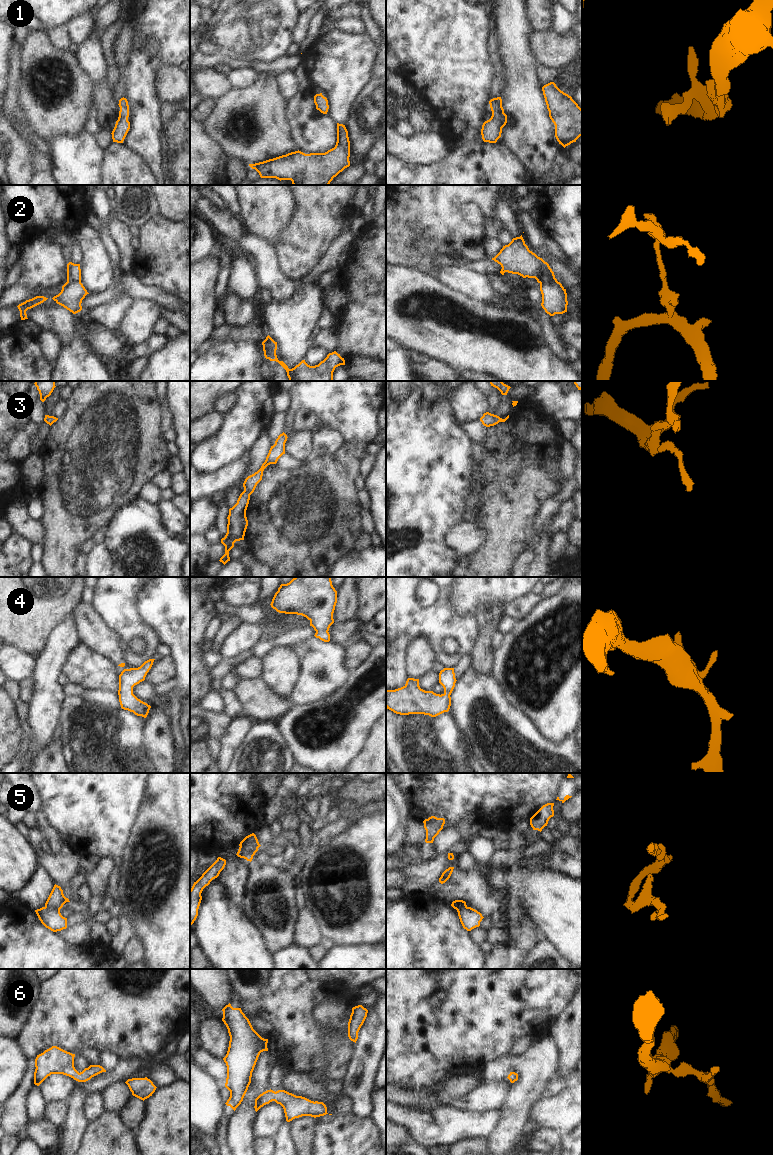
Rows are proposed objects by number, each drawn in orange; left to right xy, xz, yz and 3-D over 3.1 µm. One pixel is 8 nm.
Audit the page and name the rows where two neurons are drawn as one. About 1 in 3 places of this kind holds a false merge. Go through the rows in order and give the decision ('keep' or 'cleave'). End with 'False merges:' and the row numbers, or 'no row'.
1: keep
2: cleave
3: keep
4: keep
5: cleave
6: keep
False merges: 2, 5

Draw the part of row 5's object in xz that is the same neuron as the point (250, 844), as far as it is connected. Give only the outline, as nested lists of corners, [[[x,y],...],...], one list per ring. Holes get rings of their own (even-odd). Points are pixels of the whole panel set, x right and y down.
[[[254,833],[246,836],[239,844],[242,848],[243,854],[248,857],[248,860],[251,862],[253,856],[258,851],[258,848],[261,846],[258,842],[258,839]]]

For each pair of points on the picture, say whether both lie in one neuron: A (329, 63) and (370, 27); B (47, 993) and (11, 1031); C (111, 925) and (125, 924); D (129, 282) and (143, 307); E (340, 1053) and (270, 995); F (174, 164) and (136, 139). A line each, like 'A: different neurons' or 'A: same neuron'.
A: different neurons
B: different neurons
C: different neurons
D: different neurons
E: same neuron
F: different neurons

